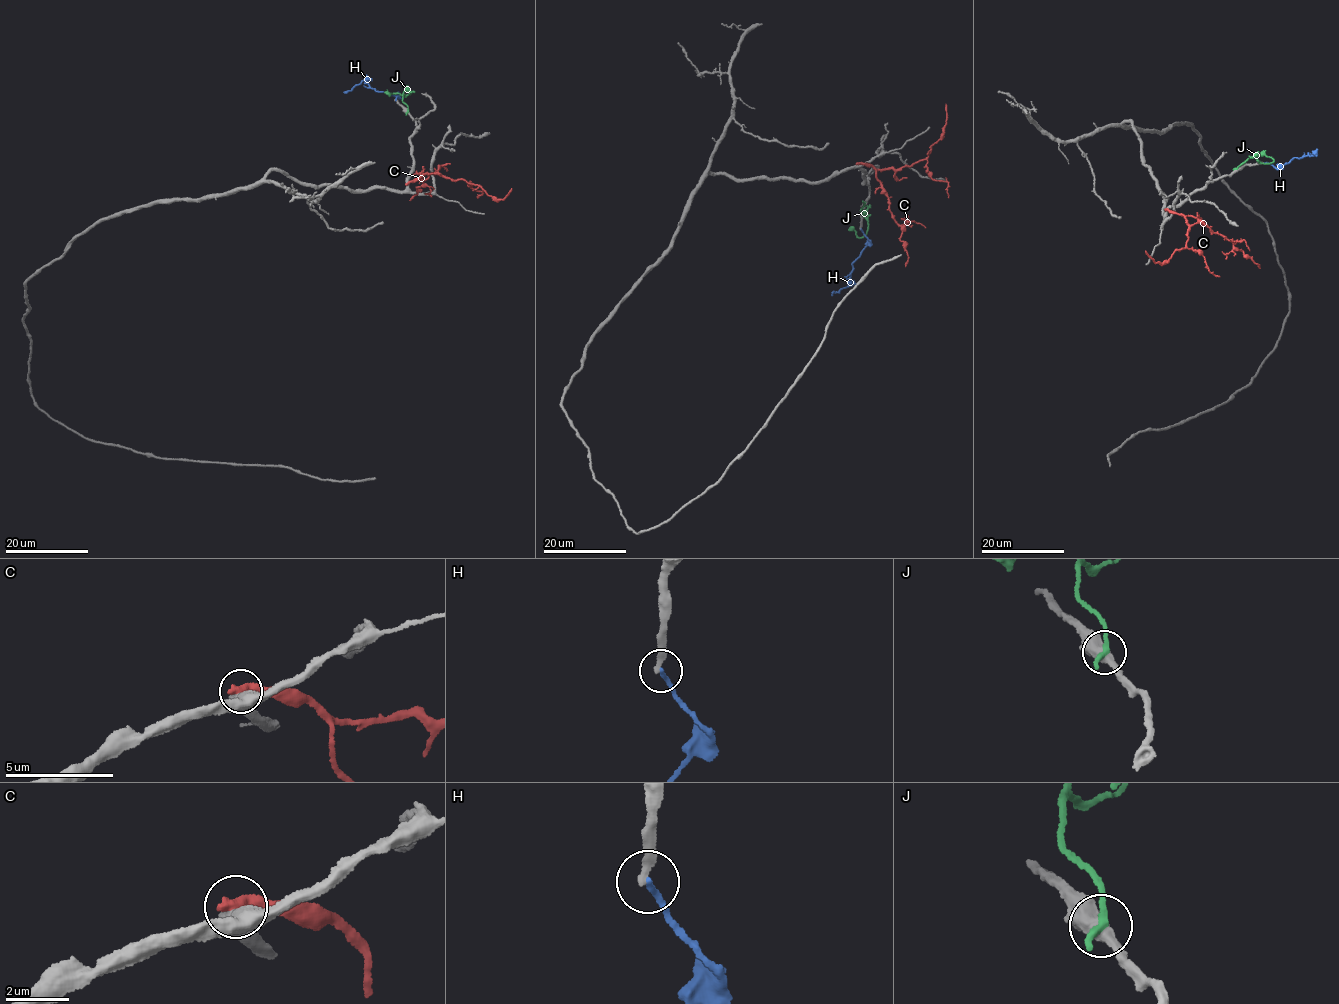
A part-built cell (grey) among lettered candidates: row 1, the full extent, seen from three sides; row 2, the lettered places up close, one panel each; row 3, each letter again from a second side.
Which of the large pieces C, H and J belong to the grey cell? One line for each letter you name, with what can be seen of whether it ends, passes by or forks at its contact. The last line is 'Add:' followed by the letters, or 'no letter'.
Add: no letter

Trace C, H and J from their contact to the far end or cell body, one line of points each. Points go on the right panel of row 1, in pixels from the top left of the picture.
C: (1167, 209), (1183, 215), (1187, 221), (1186, 246), (1174, 250), (1168, 260), (1159, 263), (1145, 251)
H: (1263, 163), (1281, 168), (1293, 158), (1314, 155), (1315, 152), (1311, 153)
J: (1236, 168), (1251, 158), (1263, 163), (1271, 162), (1273, 159), (1263, 150)

